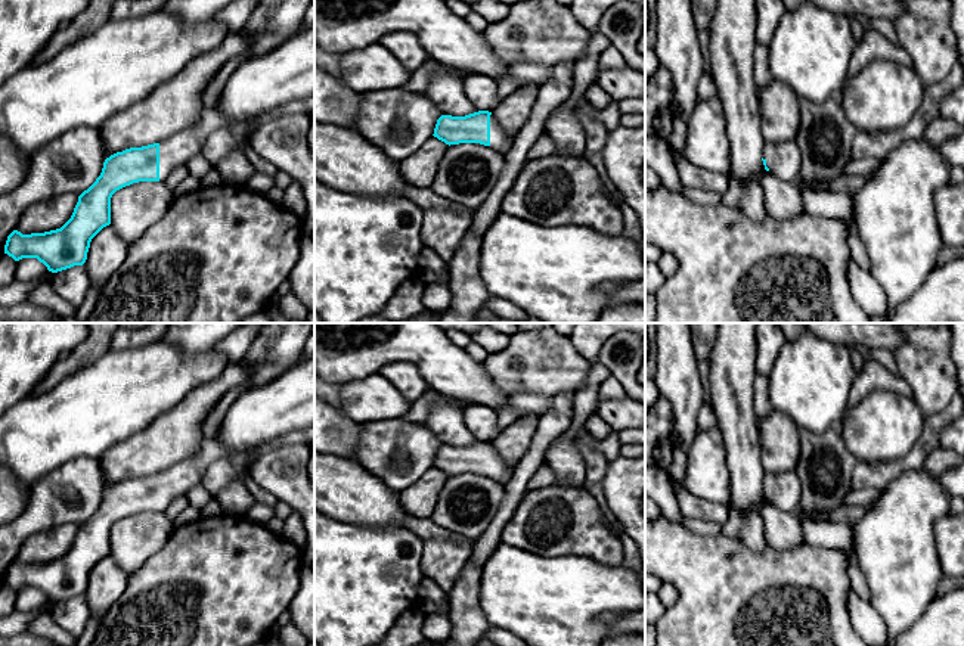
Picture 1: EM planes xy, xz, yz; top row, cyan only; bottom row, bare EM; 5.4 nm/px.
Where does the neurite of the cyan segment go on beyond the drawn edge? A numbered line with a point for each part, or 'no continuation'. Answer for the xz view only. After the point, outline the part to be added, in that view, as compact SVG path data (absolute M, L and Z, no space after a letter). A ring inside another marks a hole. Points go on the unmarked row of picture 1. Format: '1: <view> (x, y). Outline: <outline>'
1: xz (499, 471). Outline: M490 445L490 478L506 484L515 468L509 468L503 457L498 453L496 447Z

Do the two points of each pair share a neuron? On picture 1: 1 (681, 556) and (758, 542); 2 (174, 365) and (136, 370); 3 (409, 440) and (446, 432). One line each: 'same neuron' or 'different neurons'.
1: different neurons
2: same neuron
3: different neurons

